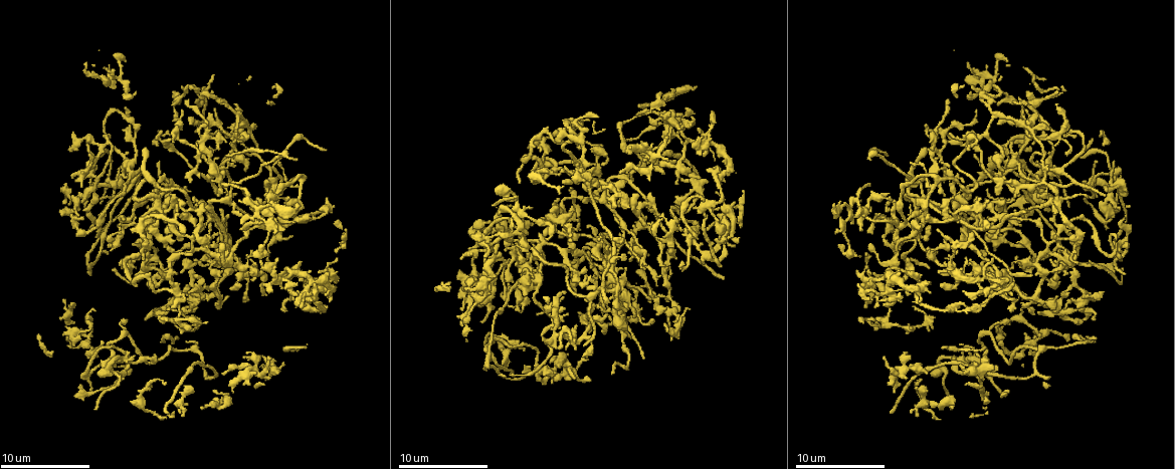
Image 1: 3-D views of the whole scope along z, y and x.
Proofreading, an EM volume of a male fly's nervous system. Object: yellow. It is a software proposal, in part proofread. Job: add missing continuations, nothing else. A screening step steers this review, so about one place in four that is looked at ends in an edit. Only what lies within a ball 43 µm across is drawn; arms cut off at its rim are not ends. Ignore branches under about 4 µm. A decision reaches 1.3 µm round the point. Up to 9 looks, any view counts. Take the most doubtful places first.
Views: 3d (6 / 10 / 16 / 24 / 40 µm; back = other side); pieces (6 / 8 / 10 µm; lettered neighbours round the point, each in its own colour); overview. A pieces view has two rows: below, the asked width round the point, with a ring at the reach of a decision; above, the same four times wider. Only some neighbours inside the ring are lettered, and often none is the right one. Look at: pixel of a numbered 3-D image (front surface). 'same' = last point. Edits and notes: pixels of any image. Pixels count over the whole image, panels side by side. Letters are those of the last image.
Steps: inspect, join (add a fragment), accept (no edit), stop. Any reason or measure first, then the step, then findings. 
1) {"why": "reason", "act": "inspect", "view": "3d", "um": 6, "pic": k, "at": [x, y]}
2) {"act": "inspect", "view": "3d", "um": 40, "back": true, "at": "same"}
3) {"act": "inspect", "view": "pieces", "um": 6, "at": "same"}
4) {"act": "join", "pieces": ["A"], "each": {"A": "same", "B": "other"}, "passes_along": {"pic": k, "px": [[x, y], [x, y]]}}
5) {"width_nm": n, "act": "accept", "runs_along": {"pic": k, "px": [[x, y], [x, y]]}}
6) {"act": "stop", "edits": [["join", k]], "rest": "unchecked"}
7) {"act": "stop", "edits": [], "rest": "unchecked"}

{"why": "an open end", "act": "inspect", "view": "3d", "um": 10, "pic": 1, "at": [1040, 306]}

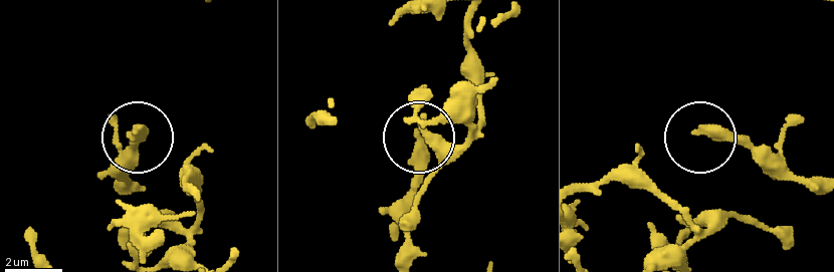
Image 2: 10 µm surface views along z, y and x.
{"why": "what lies round it", "act": "inspect", "view": "pieces", "um": 10, "pic": 2, "at": [700, 133]}

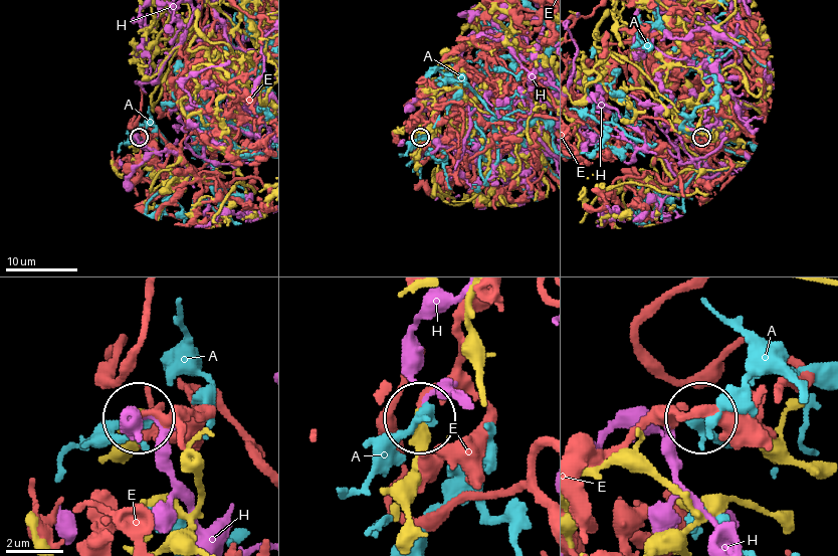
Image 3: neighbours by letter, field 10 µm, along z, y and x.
{"act": "accept", "each": {"A": "other", "E": "other", "H": "other"}, "found": "no lettered fragment goes on from it"}

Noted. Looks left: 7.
{"why": "branch stops here", "act": "inspect", "view": "pieces", "um": 8, "pic": 1, "at": [888, 199]}

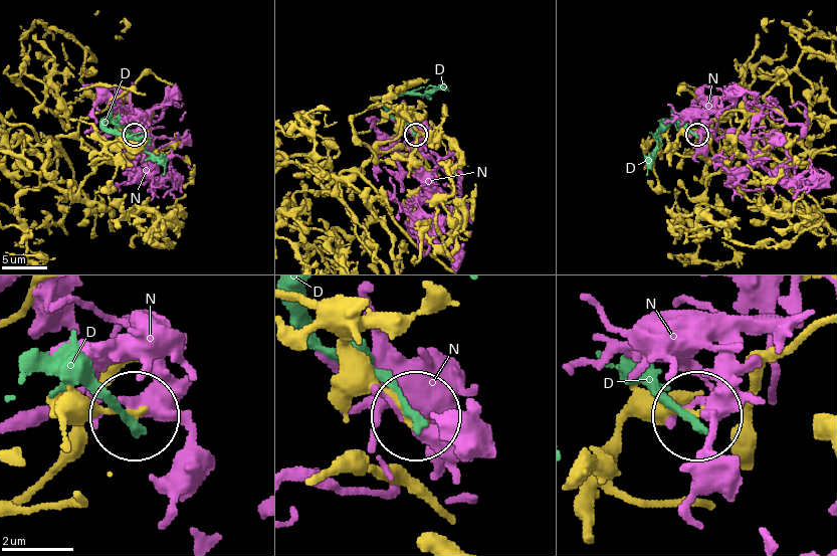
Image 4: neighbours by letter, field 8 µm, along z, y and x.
{"act": "accept", "each": {"D": "other", "N": "other"}, "runs_along": {"pic": 4, "px": [[71, 416], [132, 413]]}, "found": "no lettered fragment goes on from it"}

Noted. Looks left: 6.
{"why": "an open end", "act": "inspect", "view": "3d", "um": 6, "pic": 1, "at": [920, 227]}

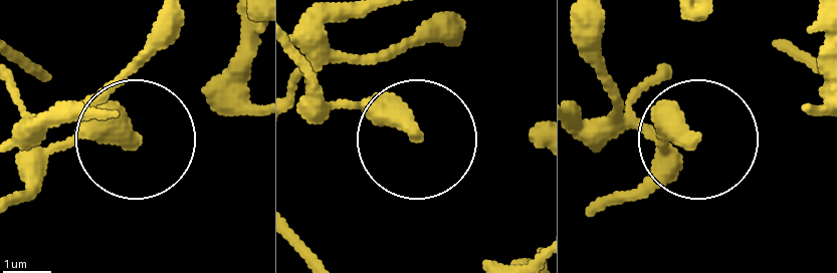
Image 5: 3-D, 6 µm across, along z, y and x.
{"act": "inspect", "view": "pieces", "um": 10, "pic": 5, "at": [690, 143]}

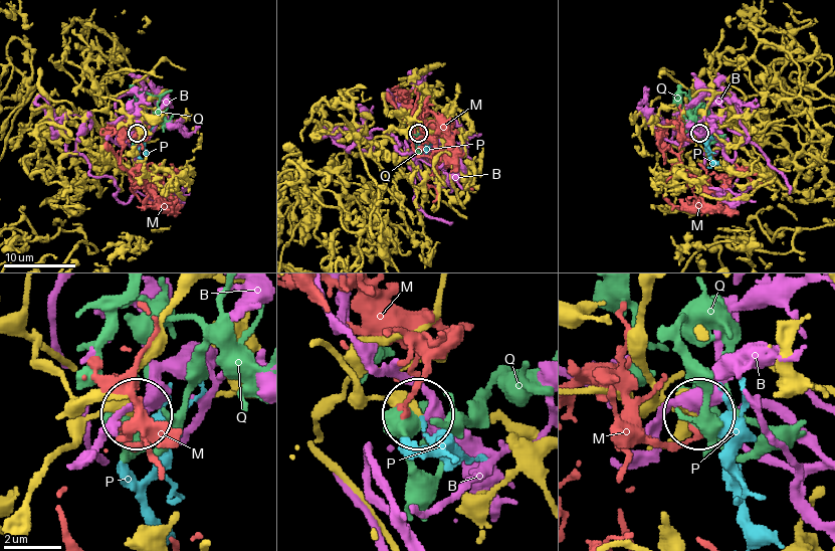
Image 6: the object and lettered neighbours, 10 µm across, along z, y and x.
{"width_nm": 340, "act": "join", "pieces": ["P"], "each": {"B": "other", "M": "other", "P": "same", "Q": "other"}, "found": "it goes on there"}

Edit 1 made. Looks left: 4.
{"act": "inspect", "view": "overview"}

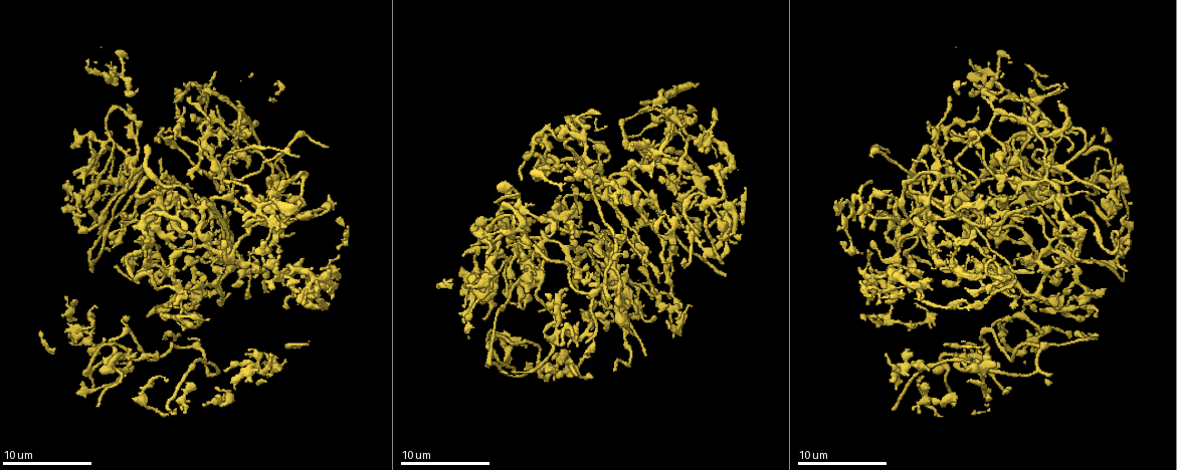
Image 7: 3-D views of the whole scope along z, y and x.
{"why": "free end", "act": "inspect", "view": "pieces", "um": 10, "pic": 7, "at": [85, 204]}

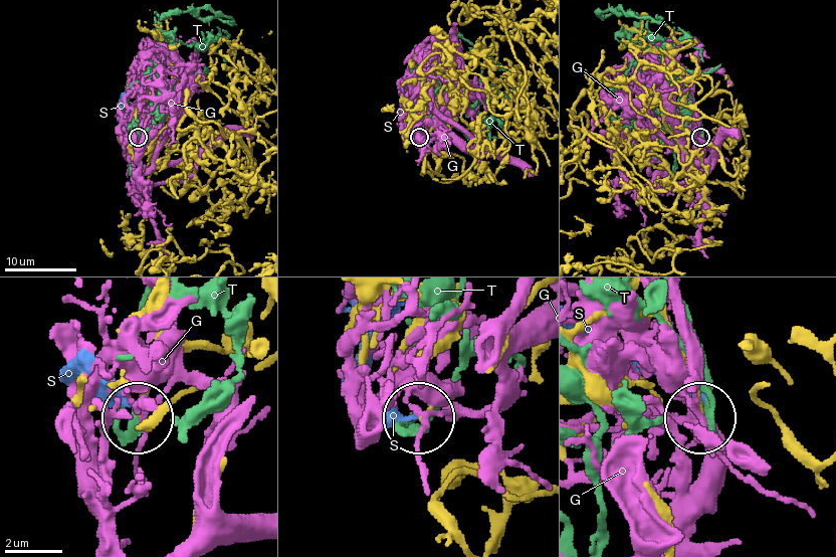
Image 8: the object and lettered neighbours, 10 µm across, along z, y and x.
{"act": "accept", "each": {"G": "other", "S": "other", "T": "other"}, "found": "none of them fits"}

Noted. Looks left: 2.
{"act": "stop", "edits": [["join", 6]], "rest": "unchecked"}

